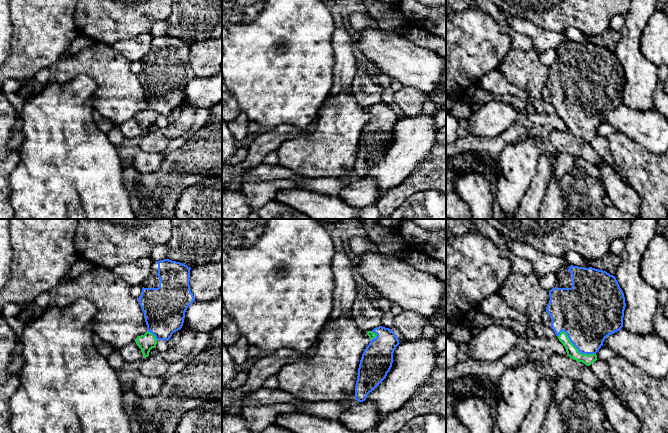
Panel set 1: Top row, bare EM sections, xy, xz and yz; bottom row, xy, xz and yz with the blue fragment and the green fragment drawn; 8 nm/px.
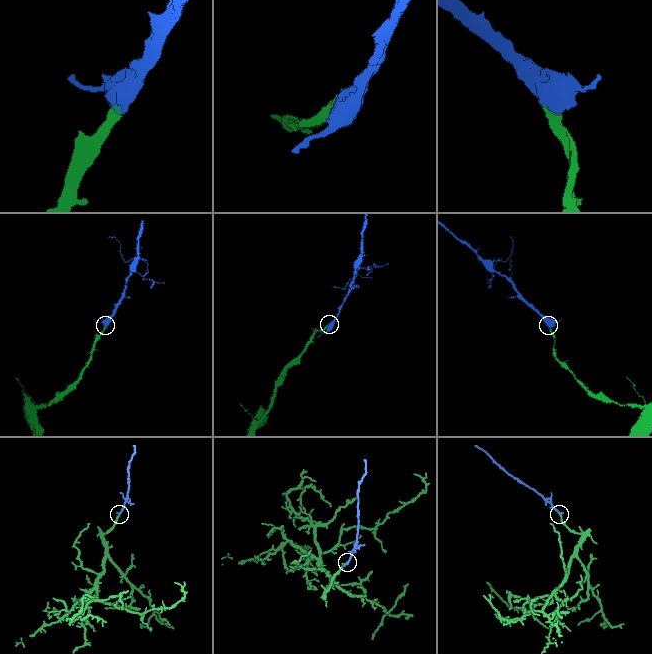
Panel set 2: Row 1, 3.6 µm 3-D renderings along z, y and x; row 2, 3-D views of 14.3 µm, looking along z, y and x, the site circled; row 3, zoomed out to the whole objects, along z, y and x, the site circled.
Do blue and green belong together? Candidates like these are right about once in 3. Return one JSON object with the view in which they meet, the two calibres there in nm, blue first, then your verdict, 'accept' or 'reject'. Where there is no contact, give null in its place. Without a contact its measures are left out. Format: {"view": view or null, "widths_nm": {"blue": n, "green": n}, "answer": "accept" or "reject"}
{"view": "yz", "widths_nm": {"blue": 420, "green": 90}, "answer": "accept"}

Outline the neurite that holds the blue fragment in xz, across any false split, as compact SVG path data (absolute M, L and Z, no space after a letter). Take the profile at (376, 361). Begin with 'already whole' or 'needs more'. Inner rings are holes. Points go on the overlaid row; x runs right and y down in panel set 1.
needs more | M379 326L367 335L371 339L364 350L355 386L355 400L363 402L387 376L393 363L393 353L400 344L392 329Z

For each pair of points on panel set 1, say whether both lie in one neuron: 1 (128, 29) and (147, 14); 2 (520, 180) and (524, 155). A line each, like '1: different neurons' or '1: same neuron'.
1: same neuron
2: same neuron

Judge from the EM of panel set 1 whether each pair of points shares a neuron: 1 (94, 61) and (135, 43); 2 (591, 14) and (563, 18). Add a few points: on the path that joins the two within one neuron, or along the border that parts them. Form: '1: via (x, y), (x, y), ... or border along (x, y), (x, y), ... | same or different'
1: border along (109, 45), (132, 62) | different
2: via (584, 14), (570, 14) | same

